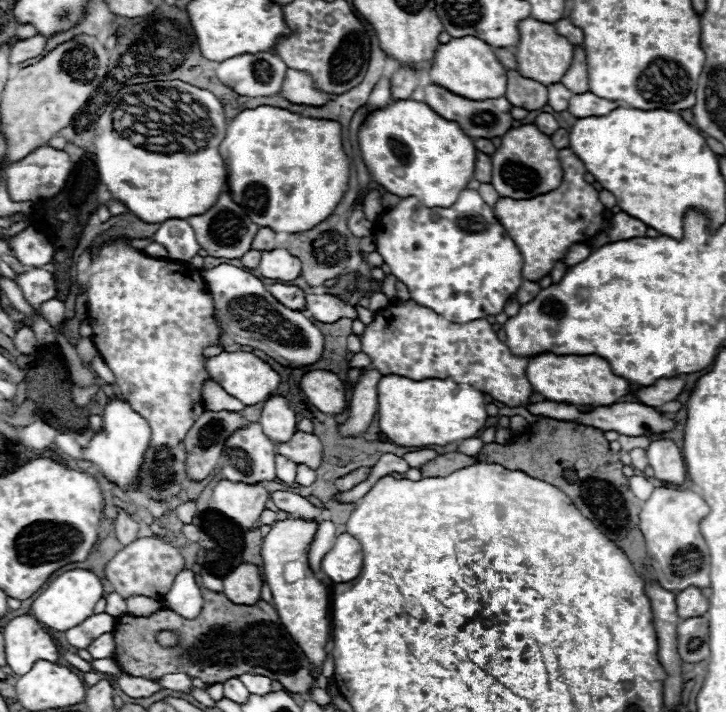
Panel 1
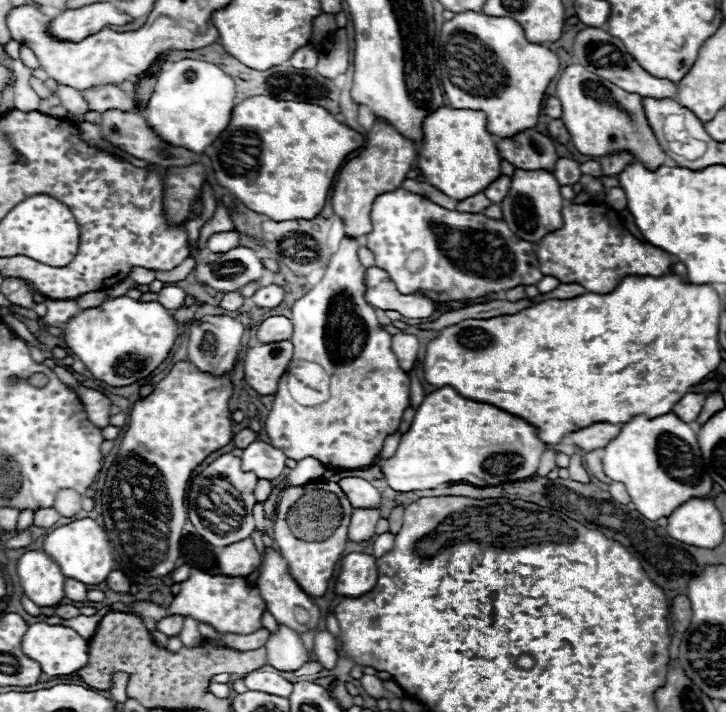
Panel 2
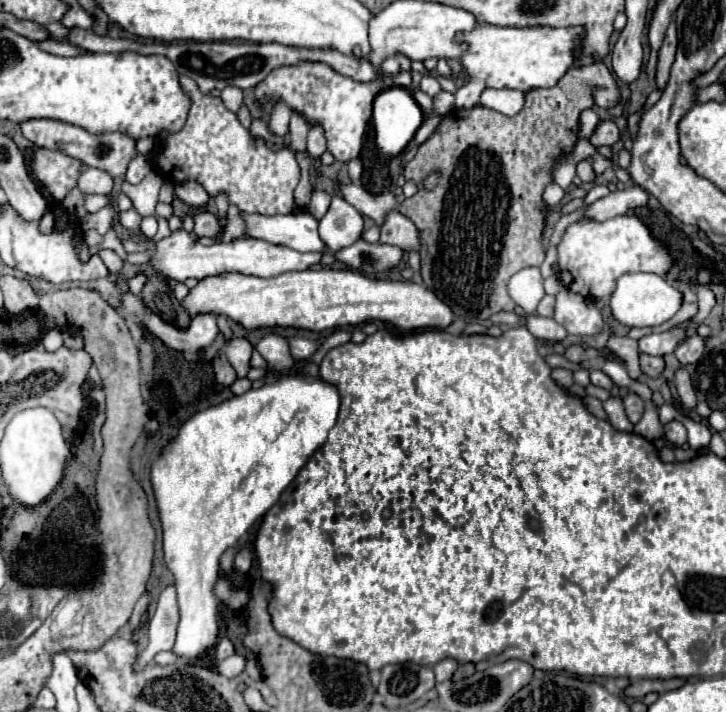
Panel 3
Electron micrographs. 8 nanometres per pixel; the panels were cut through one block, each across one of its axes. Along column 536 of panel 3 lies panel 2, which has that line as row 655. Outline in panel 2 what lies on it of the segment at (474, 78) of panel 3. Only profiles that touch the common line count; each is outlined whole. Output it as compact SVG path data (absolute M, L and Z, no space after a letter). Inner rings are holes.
M46 622L30 624L26 634L22 636L22 652L28 658L36 660L42 666L42 672L48 676L72 674L82 666L86 666L88 662L88 642L76 630L62 624L46 624Z

